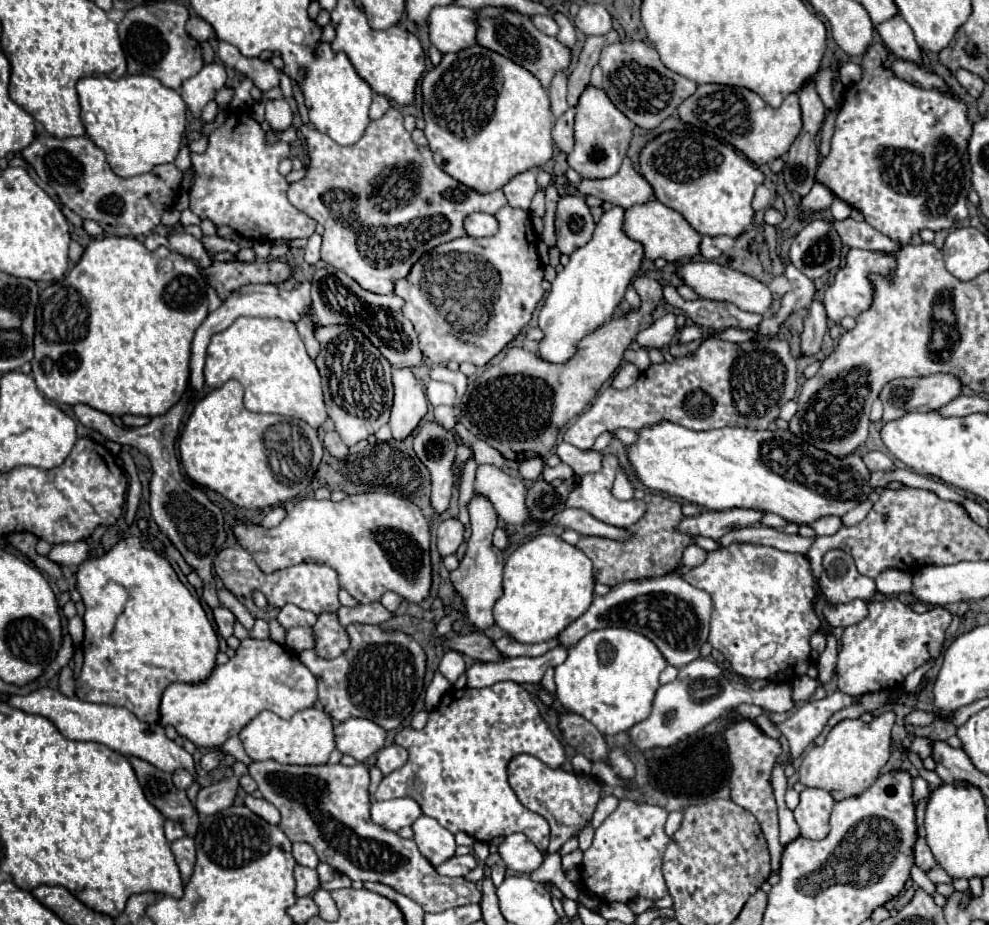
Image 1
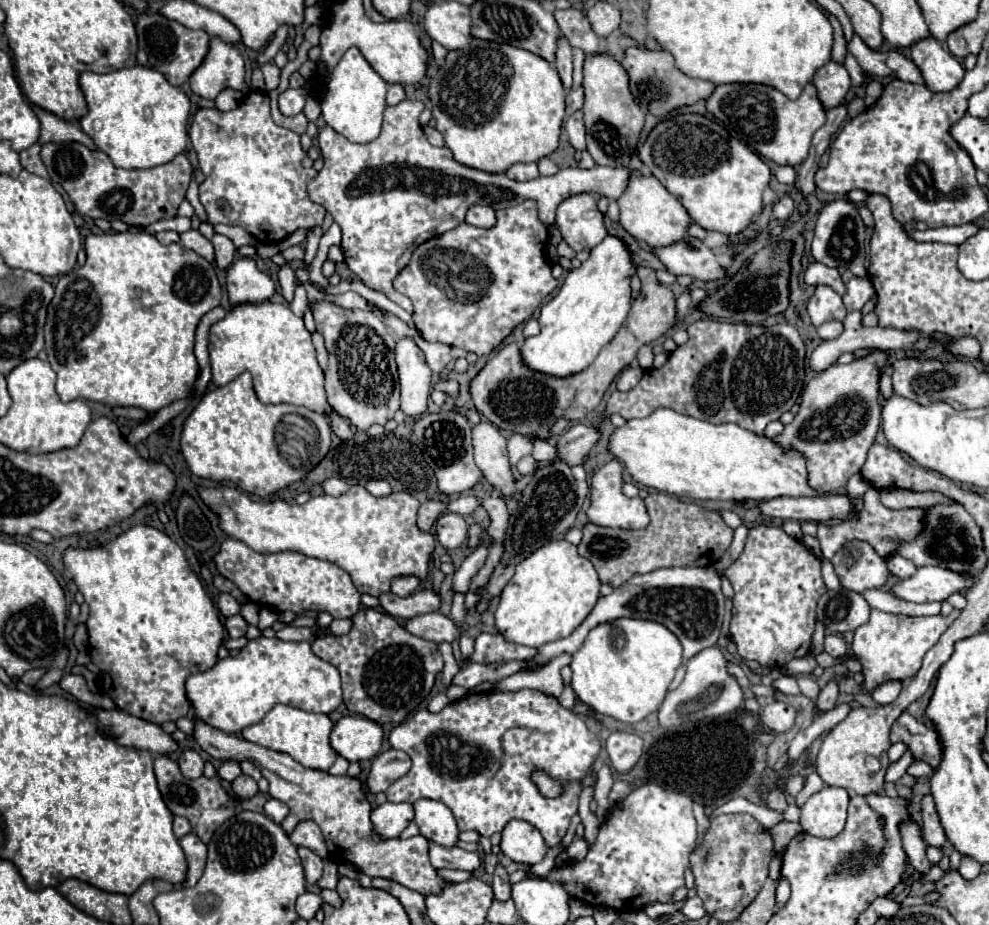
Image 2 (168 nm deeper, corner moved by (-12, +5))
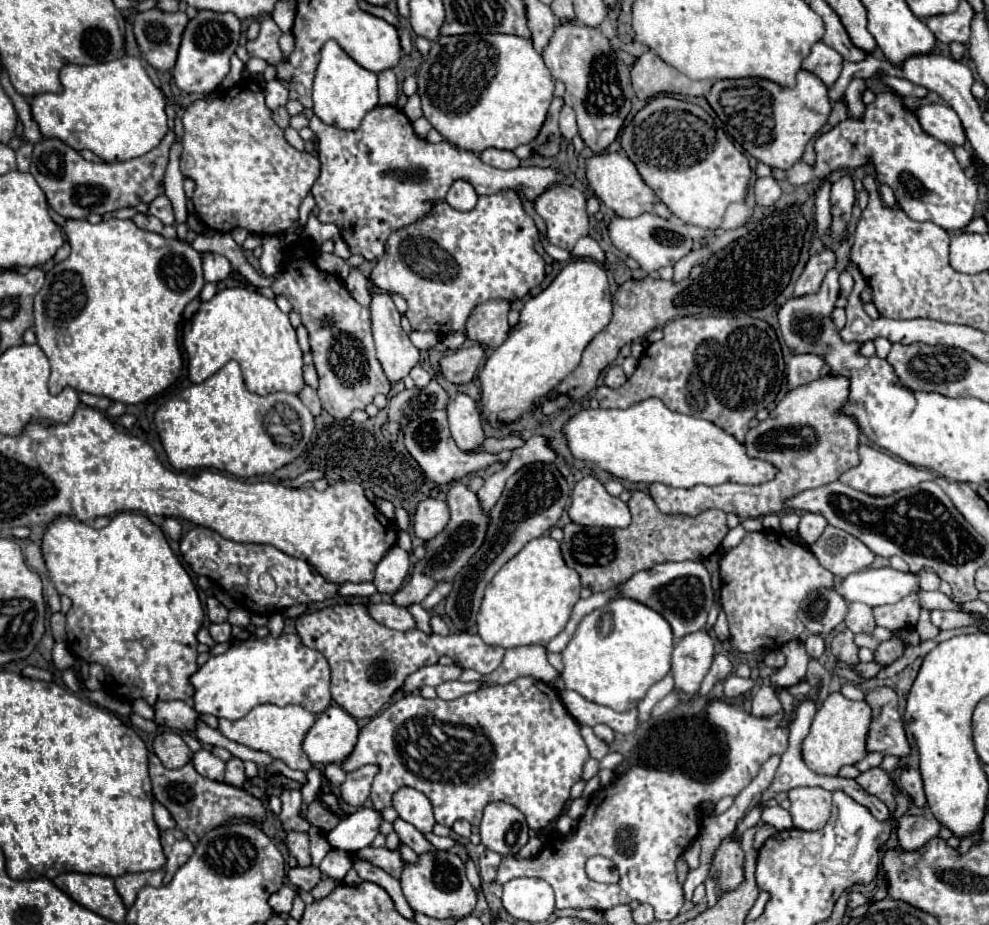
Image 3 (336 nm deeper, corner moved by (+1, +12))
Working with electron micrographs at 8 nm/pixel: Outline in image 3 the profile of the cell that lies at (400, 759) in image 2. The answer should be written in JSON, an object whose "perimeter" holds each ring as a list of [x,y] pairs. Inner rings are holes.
{"perimeter":[[[366,765],[366,767],[360,767],[358,771],[348,773],[346,781],[340,785],[340,799],[346,805],[362,807],[370,795],[372,779],[376,773],[378,773],[378,767],[374,767],[374,765]]]}

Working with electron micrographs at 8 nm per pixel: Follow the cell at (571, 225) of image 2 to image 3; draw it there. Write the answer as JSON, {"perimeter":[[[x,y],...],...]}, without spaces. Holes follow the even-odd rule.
{"perimeter":[[[552,185],[536,201],[536,213],[546,223],[550,243],[572,251],[576,241],[588,235],[588,213],[584,193],[572,185]]]}

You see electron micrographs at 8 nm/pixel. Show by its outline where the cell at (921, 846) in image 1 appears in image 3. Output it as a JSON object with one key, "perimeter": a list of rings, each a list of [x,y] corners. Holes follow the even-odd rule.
{"perimeter":[[[904,767],[902,775],[900,775],[900,785],[902,789],[912,797],[914,805],[924,807],[926,805],[926,797],[924,797],[924,787],[922,787],[922,777],[918,769],[912,767]]]}

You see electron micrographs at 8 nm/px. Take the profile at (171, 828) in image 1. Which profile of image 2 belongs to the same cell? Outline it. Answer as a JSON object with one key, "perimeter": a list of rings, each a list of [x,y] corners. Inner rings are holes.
{"perimeter":[[[175,816],[175,822],[173,822],[173,832],[175,832],[175,836],[177,838],[181,838],[181,836],[185,836],[185,834],[189,834],[193,828],[191,828],[191,822],[187,820],[187,818],[183,818],[183,816]]]}

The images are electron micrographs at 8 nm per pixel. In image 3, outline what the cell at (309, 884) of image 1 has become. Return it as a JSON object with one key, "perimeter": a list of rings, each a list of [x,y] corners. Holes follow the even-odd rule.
{"perimeter":[[[288,831],[288,851],[298,861],[300,867],[310,865],[310,839],[308,833]]]}

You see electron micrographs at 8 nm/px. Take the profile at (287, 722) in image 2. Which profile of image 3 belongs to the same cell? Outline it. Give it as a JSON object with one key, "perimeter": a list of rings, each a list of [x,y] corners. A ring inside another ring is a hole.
{"perimeter":[[[258,705],[254,707],[246,717],[238,721],[228,721],[228,719],[218,719],[218,731],[240,745],[246,745],[256,751],[264,751],[280,761],[284,761],[290,769],[298,771],[308,771],[312,763],[306,759],[306,753],[302,751],[302,739],[306,731],[314,725],[314,713],[306,711],[300,705],[288,705],[288,707],[278,707],[278,705]]]}

